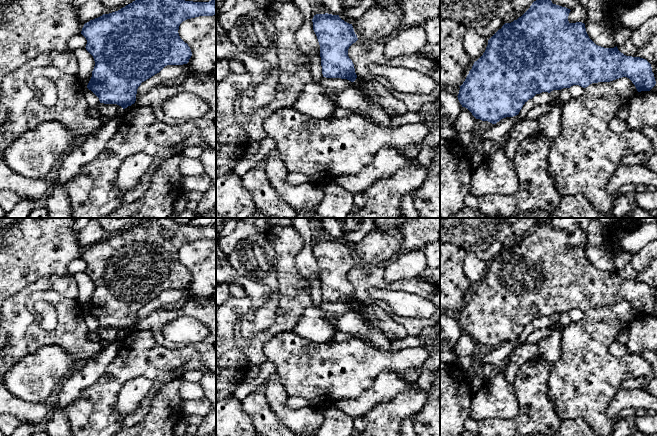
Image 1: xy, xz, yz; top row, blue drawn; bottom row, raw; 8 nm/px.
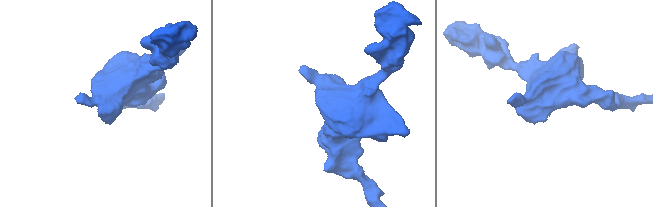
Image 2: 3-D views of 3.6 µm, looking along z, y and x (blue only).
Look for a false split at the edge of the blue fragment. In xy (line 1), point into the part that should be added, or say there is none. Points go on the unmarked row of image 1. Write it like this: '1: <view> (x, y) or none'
1: none

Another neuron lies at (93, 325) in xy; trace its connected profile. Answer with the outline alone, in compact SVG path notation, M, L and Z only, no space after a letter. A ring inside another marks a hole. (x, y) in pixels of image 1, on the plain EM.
M88 312L85 313L85 321L89 331L97 332L98 328L100 327L99 322Z

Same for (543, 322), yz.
M542 316L540 318L536 318L532 323L529 323L527 326L525 326L518 340L520 344L525 343L527 337L535 330L552 328L552 327L553 327L553 323L551 322L550 317Z

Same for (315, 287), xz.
M320 276L317 277L312 283L310 283L310 296L312 304L321 307L323 302Z

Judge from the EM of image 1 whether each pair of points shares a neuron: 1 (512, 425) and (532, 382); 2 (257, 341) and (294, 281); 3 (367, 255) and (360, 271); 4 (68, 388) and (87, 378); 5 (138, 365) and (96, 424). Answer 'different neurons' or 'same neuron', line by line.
1: same neuron
2: same neuron
3: different neurons
4: same neuron
5: same neuron

